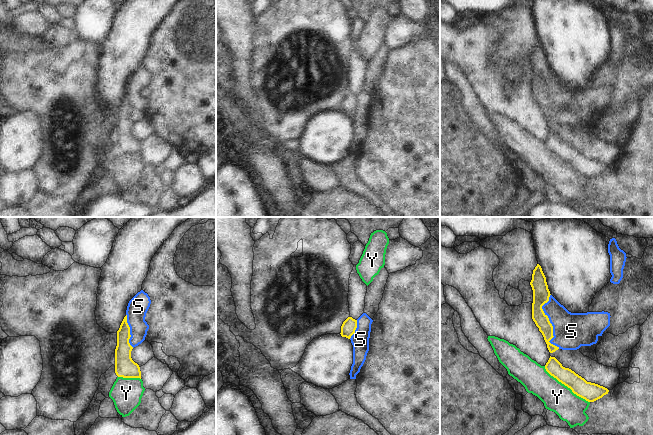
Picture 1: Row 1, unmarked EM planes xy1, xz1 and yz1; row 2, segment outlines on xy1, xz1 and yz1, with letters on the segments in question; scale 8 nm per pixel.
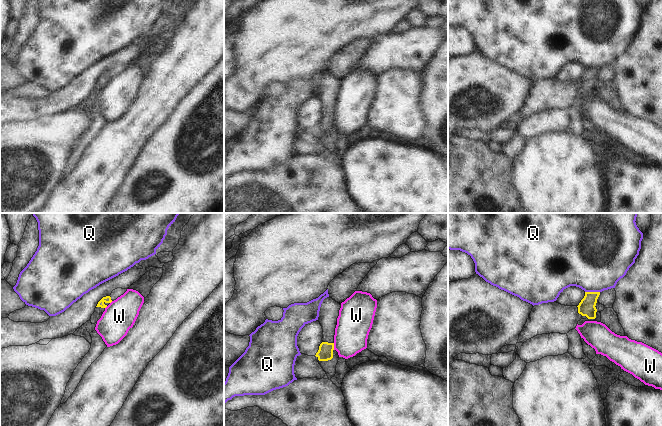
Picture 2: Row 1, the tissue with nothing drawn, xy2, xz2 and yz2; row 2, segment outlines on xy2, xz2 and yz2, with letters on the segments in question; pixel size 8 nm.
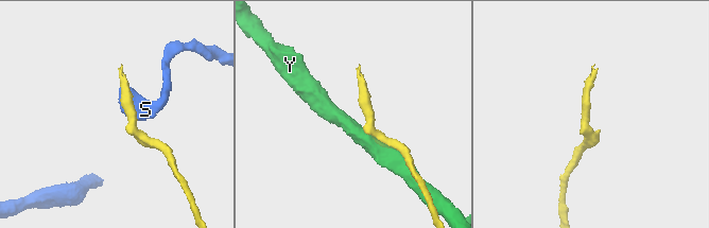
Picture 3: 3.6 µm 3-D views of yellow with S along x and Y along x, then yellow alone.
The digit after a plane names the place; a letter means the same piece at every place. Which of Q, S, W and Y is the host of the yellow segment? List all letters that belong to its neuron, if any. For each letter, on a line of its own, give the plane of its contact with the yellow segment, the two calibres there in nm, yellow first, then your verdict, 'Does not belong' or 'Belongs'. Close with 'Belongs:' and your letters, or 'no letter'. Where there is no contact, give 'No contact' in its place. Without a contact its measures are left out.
Q: Touches yellow in yz2. Thickness 140 nm (yellow) against 480 nm. Does not belong
S: Touches yellow in yz1. Thickness 140 nm (yellow) against 280 nm. Does not belong
W: Touches yellow in xz2. Thickness 120 nm (yellow) against 280 nm. Does not belong
Y: Touches yellow in yz1. Thickness 150 nm (yellow) against 240 nm. Does not belong
Belongs: no letter

